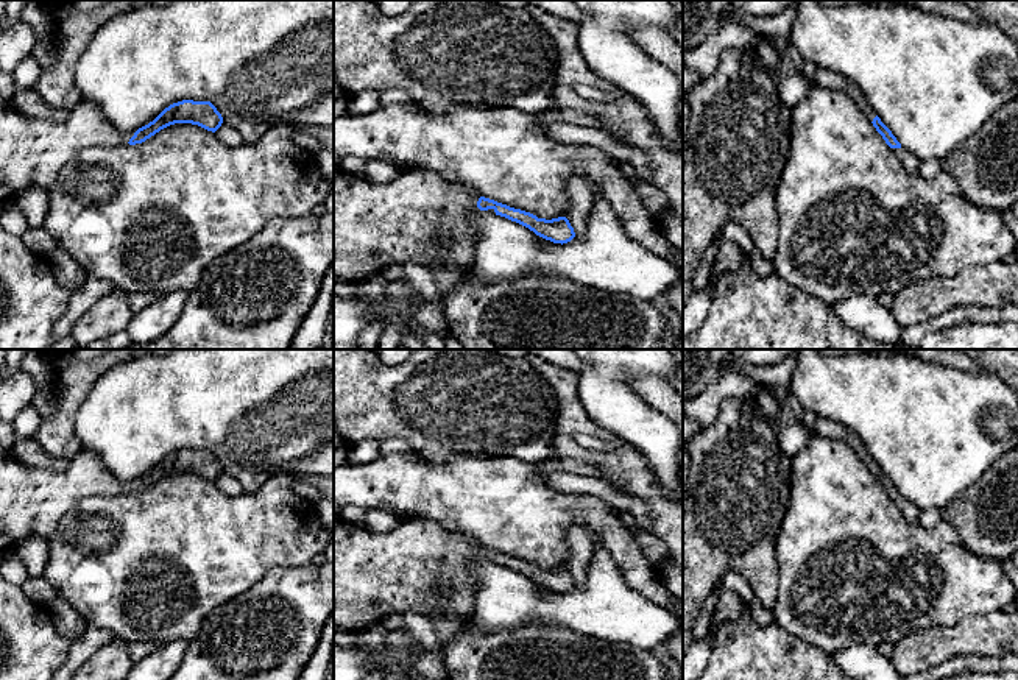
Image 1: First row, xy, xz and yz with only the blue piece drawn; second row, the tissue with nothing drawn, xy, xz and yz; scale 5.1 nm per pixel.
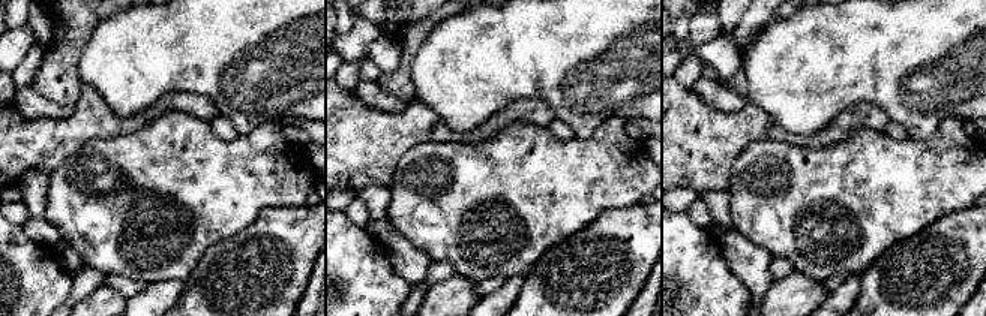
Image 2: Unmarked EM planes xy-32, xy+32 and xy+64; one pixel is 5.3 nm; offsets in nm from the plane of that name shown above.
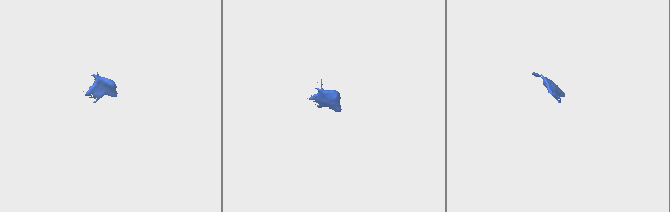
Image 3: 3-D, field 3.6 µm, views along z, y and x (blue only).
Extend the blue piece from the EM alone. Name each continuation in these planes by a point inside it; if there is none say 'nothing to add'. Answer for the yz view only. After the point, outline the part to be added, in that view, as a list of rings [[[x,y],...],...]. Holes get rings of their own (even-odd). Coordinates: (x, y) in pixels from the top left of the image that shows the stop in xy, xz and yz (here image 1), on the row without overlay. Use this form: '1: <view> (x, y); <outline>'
1: yz (911, 510); [[[892,498],[892,501],[896,504],[896,507],[904,513],[904,516],[915,522],[918,521],[918,507],[907,501],[906,498]]]

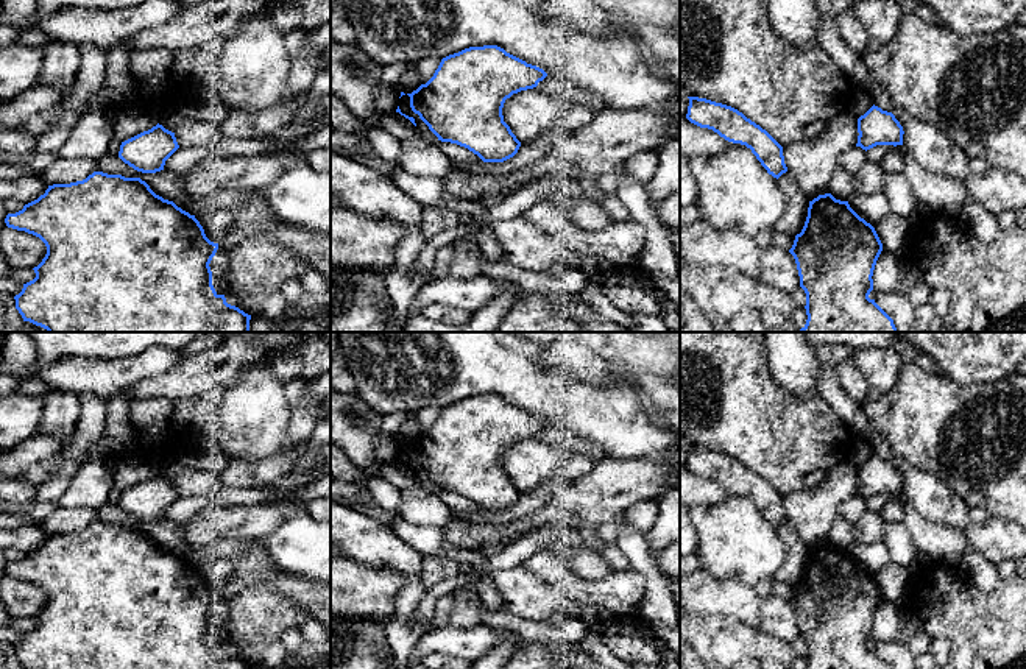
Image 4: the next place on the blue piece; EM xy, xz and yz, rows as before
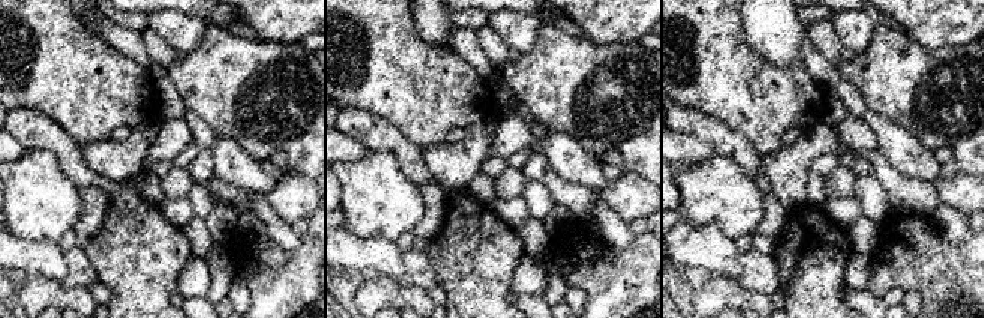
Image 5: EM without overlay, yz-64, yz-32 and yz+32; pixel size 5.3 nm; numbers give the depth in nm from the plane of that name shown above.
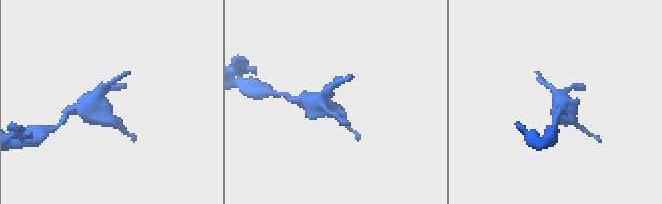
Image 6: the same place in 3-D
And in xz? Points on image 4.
nothing to add

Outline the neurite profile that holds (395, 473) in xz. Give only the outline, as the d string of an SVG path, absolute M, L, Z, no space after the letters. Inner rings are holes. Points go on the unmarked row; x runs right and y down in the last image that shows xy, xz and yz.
M388 462L380 466L380 476L401 491L412 490L419 485L418 477L399 462Z

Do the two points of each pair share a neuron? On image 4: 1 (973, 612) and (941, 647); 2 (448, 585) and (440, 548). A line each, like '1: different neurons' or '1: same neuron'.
1: different neurons
2: different neurons

